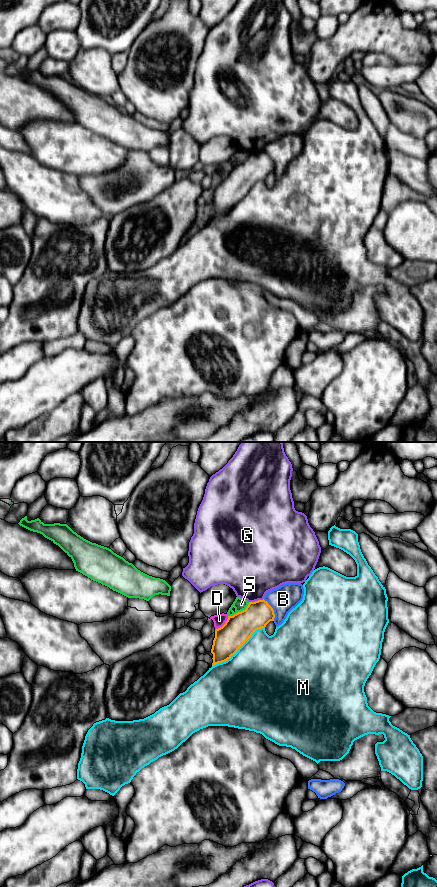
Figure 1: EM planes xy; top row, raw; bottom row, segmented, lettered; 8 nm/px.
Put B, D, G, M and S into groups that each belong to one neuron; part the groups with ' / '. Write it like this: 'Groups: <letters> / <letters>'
Groups: B / D / G / M / S

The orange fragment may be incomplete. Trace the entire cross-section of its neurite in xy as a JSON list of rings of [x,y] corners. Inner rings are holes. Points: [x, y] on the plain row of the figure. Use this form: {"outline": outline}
{"outline": [[[264,151],[249,154],[245,162],[228,168],[225,176],[215,182],[212,218],[230,211],[256,182],[265,180],[274,170],[273,160]]]}

